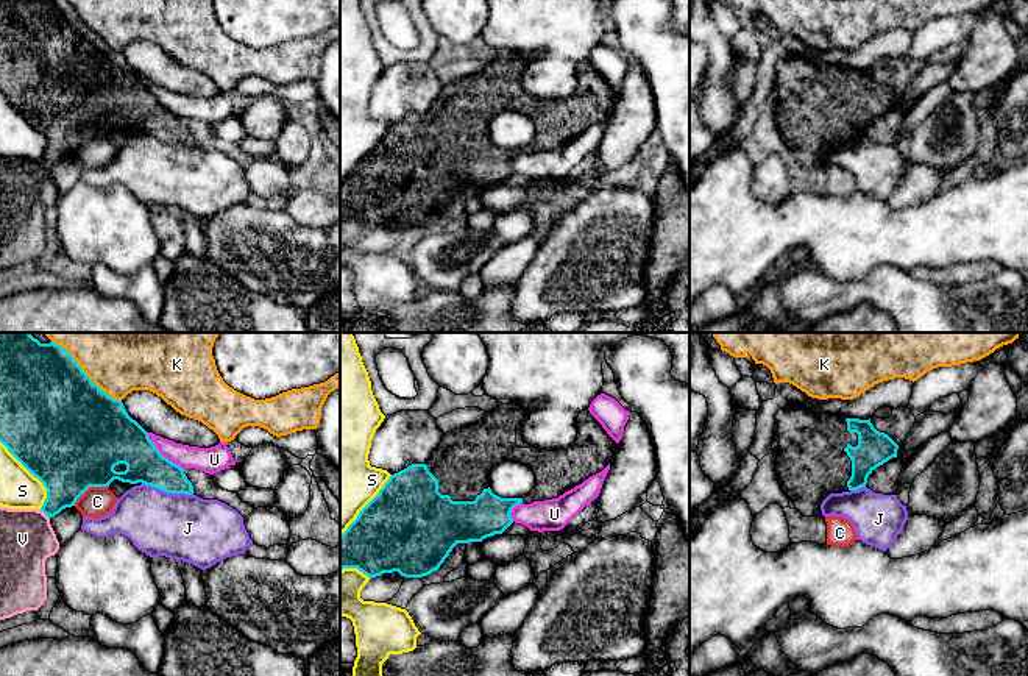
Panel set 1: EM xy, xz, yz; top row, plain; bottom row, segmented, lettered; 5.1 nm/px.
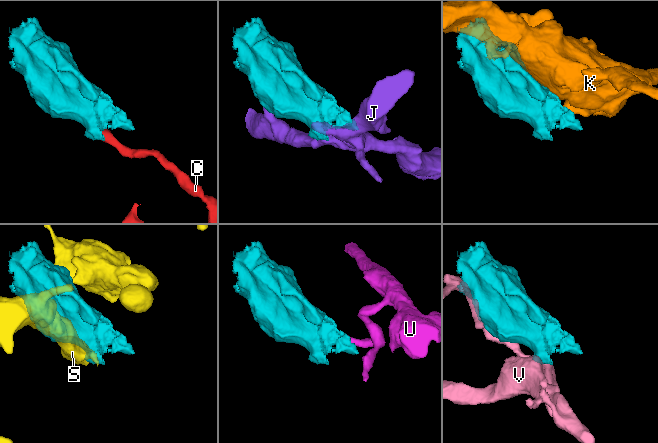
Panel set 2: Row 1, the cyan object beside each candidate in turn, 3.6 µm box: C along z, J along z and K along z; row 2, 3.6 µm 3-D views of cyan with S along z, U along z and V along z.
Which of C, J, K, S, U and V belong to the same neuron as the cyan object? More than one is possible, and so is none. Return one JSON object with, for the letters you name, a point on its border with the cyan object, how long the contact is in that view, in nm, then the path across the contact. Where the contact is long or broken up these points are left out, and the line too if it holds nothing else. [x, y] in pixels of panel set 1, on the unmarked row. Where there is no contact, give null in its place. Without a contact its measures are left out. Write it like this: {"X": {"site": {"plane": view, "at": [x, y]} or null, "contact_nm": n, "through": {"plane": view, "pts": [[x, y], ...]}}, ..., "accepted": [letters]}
{"accepted": []}

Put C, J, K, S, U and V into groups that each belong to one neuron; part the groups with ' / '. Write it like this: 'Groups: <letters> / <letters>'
Groups: C / J / K / S / U / V

